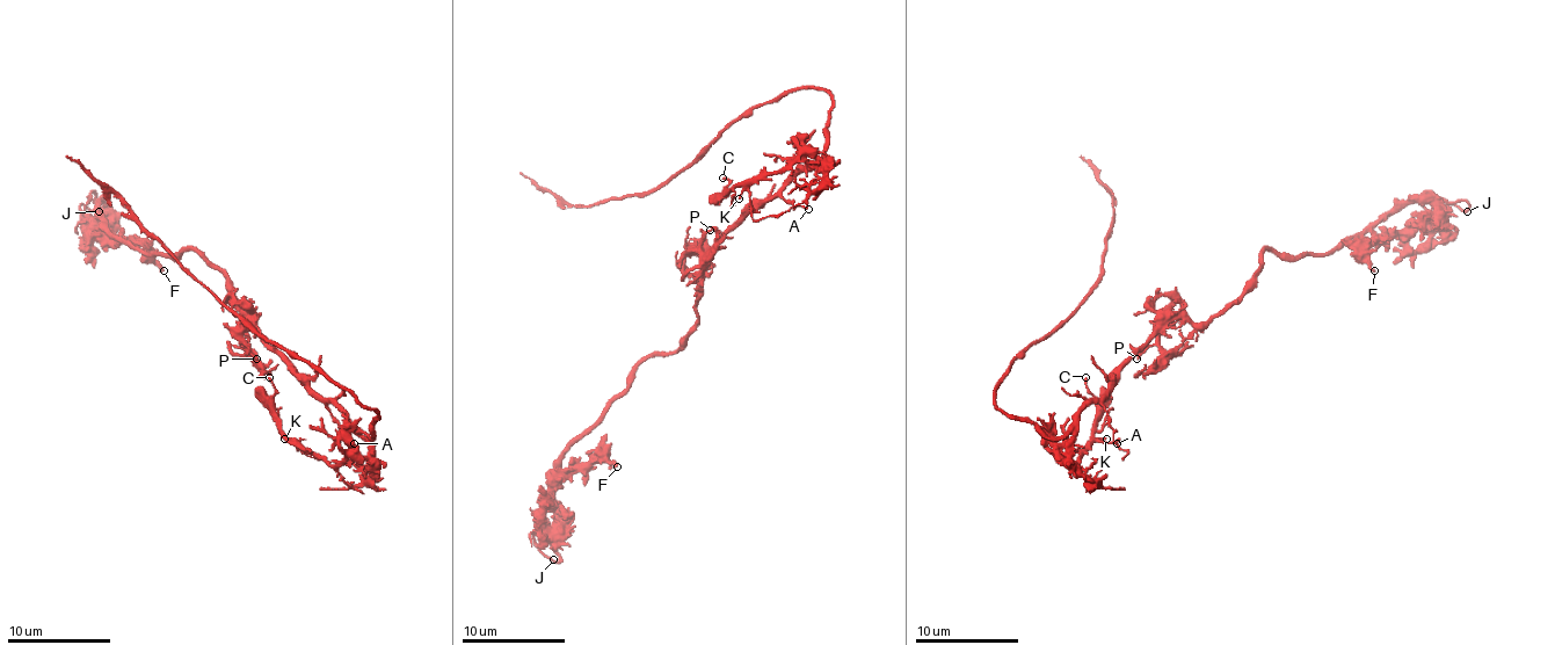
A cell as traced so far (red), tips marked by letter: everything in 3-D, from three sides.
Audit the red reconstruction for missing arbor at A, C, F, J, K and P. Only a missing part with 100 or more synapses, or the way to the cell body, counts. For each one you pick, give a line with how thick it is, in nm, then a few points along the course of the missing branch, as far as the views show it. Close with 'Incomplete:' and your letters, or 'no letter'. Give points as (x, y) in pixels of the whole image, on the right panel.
Incomplete: no letter

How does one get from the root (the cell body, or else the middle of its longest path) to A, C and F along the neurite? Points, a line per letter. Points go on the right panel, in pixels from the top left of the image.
A: (1088, 405), (1098, 403), (1103, 407), (1117, 443)
C: (1088, 405), (1077, 418), (1077, 436), (1065, 456), (1073, 464), (1090, 439), (1096, 418), (1096, 397), (1085, 377)
F: (1088, 405), (1157, 333), (1216, 317), (1265, 251), (1325, 255), (1377, 224), (1382, 234), (1366, 253), (1374, 270)

